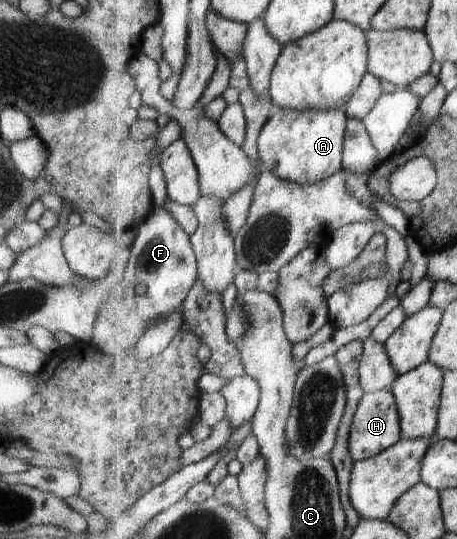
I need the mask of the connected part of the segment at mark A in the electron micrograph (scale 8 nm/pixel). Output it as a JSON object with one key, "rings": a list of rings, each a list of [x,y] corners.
{"rings":[[[273,107],[273,113],[258,139],[259,155],[261,156],[263,167],[272,171],[281,179],[303,185],[323,181],[343,171],[347,120],[348,115],[344,109],[294,110]]]}

